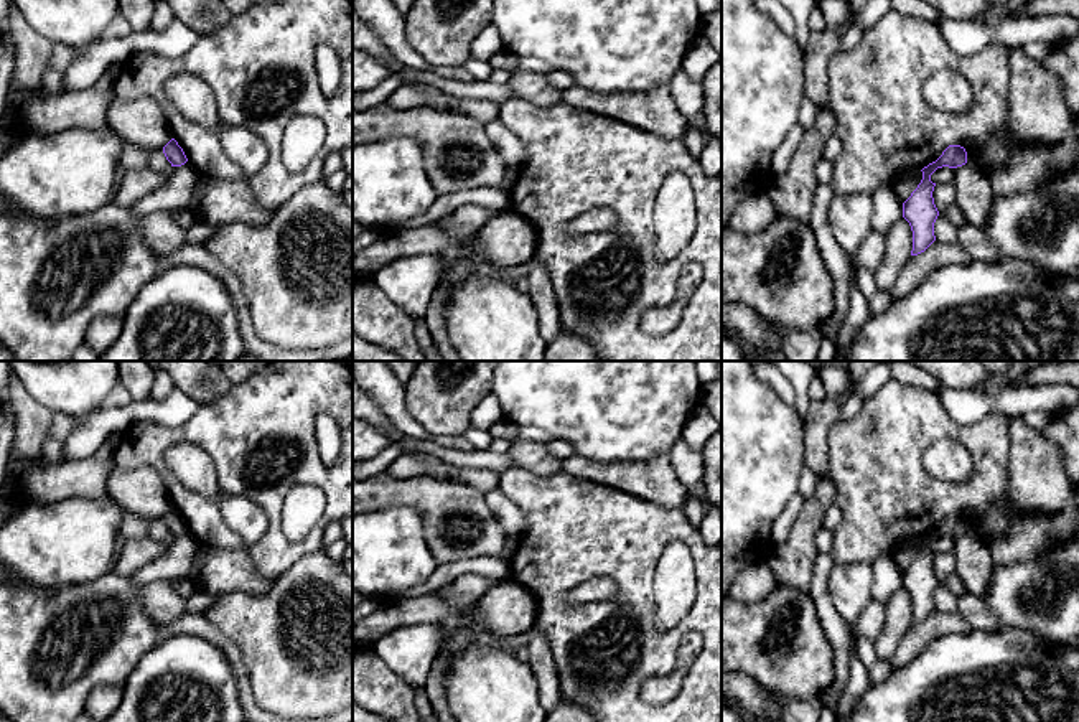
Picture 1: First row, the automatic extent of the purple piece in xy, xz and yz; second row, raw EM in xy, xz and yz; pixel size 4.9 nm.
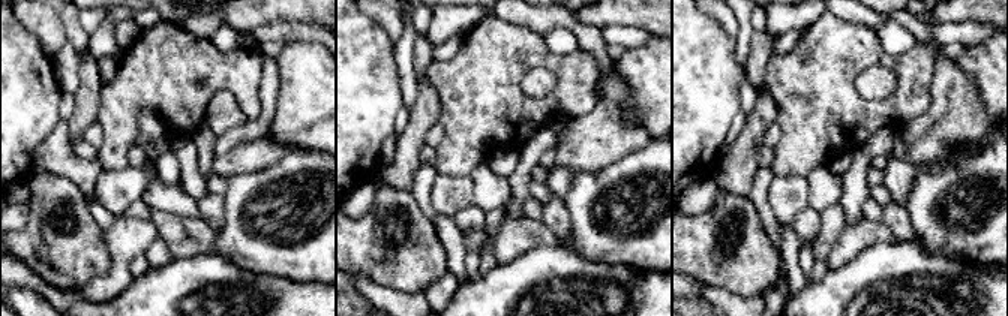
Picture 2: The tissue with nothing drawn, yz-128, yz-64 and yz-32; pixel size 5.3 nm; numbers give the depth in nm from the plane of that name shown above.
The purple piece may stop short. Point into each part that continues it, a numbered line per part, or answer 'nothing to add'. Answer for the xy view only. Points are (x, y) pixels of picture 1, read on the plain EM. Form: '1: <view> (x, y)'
nothing to add

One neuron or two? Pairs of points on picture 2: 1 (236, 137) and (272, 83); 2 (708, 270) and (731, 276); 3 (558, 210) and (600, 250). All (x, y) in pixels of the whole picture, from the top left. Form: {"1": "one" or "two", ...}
{"1": "one", "2": "one", "3": "two"}

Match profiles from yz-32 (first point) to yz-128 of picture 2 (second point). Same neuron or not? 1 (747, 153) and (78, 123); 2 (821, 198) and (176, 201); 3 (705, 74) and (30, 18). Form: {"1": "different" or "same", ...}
{"1": "same", "2": "same", "3": "different"}

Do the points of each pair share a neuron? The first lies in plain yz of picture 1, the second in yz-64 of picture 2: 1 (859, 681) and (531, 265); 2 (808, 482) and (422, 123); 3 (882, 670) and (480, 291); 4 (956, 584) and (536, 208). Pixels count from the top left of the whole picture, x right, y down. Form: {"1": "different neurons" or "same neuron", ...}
{"1": "different neurons", "2": "different neurons", "3": "different neurons", "4": "different neurons"}

